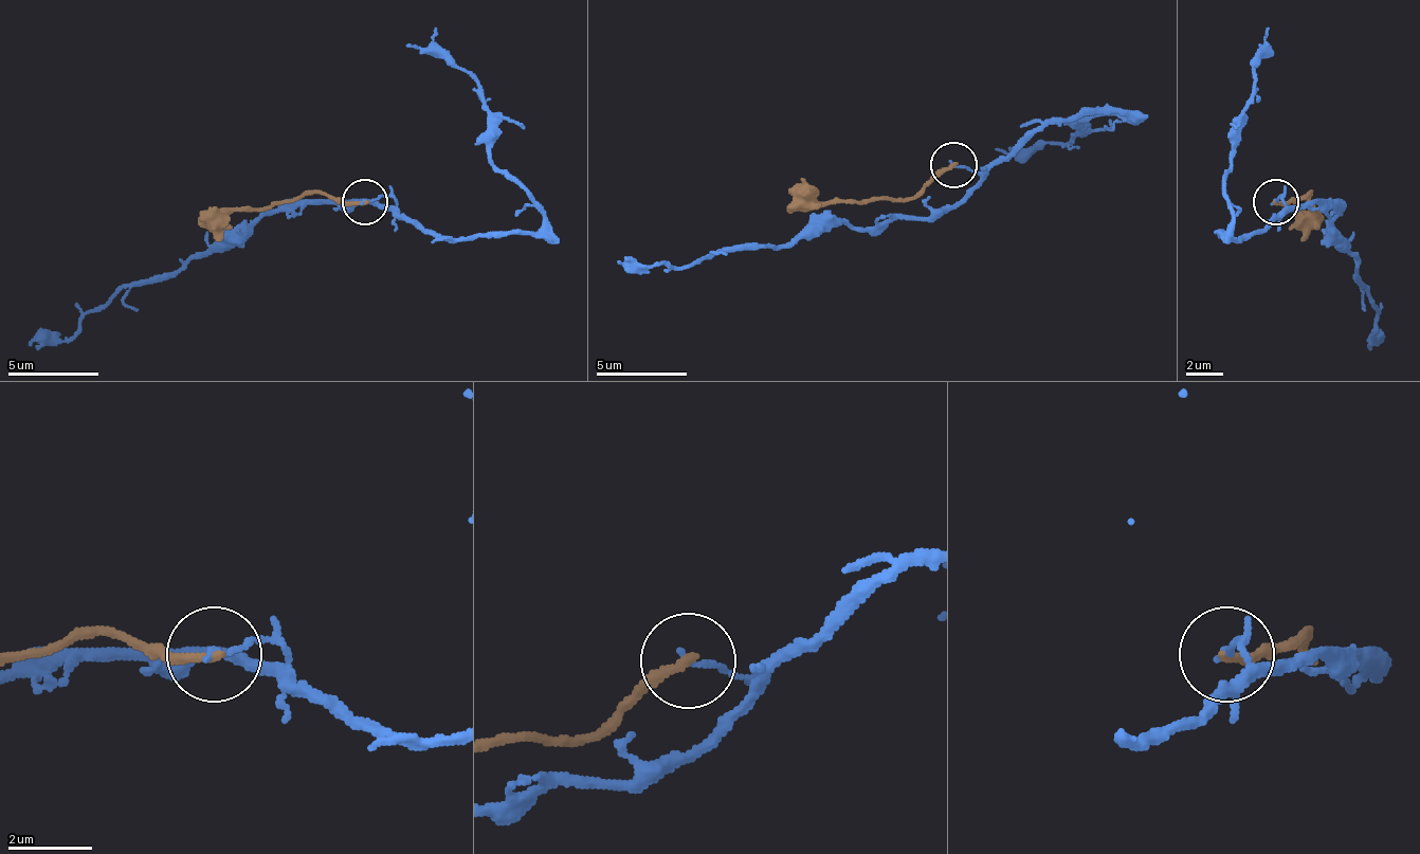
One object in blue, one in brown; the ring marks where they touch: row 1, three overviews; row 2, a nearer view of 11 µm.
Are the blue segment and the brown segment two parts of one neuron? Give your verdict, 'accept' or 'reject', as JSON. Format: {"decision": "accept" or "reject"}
{"decision": "reject"}

